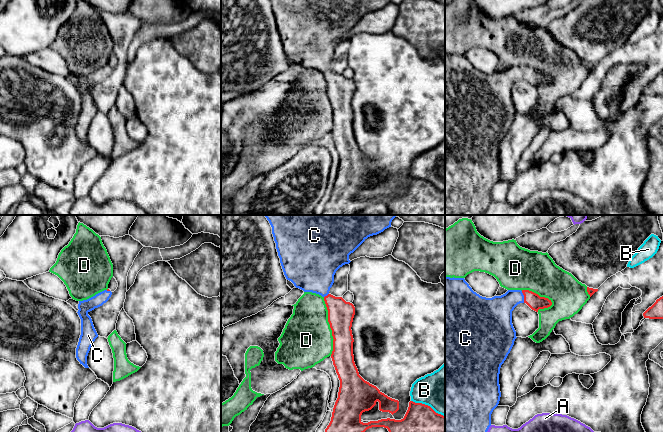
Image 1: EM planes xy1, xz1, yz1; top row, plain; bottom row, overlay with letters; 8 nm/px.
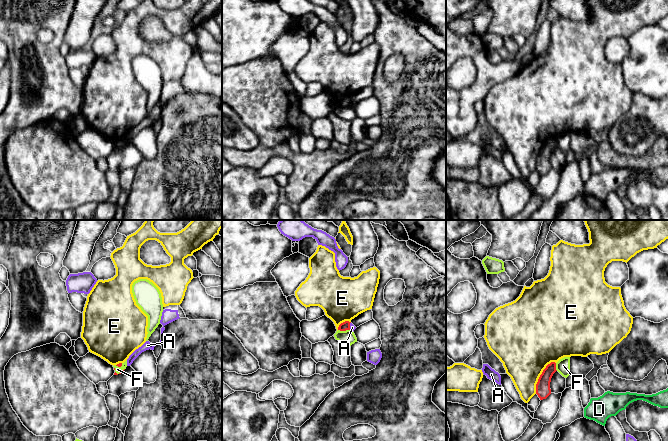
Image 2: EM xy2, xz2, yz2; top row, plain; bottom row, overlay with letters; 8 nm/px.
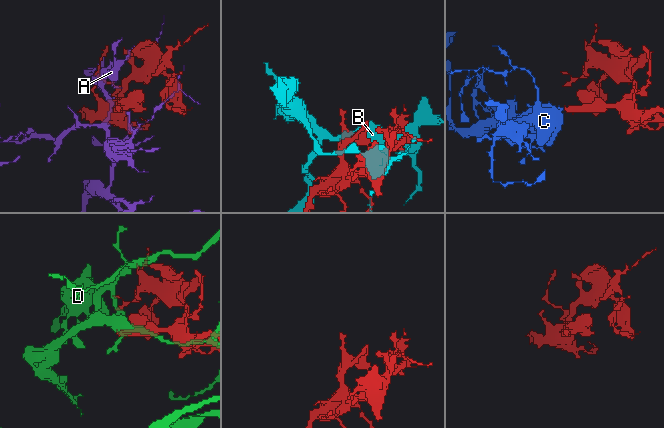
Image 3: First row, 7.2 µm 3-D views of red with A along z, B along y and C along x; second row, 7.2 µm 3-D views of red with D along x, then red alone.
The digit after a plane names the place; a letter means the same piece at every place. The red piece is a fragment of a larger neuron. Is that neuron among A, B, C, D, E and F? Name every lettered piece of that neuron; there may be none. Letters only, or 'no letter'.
C

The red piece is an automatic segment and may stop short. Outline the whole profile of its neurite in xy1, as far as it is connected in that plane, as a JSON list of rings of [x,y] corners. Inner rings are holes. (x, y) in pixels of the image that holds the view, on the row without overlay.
[[[107,65],[87,76],[79,77],[79,86],[77,89],[81,95],[81,111],[76,124],[76,134],[85,144],[89,144],[87,141],[87,132],[93,118],[98,113],[88,89],[106,79],[111,71],[112,68]]]

